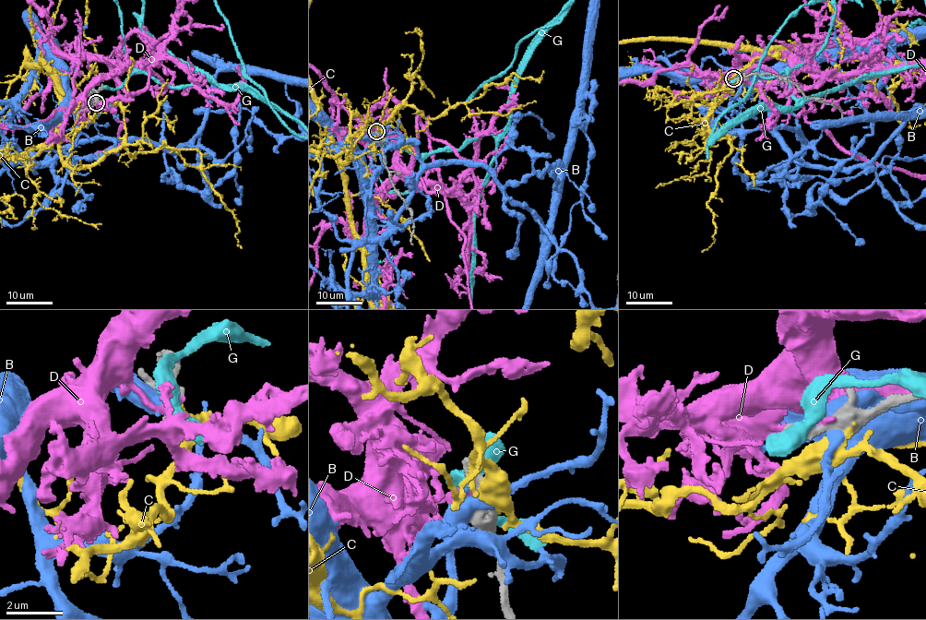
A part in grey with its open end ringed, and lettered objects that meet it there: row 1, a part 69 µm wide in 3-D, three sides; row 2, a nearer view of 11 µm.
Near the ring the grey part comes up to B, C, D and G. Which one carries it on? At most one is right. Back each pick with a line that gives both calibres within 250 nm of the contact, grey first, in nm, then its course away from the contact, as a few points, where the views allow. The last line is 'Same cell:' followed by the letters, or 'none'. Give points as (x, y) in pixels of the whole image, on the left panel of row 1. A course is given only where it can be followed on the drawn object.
Same cell: none

